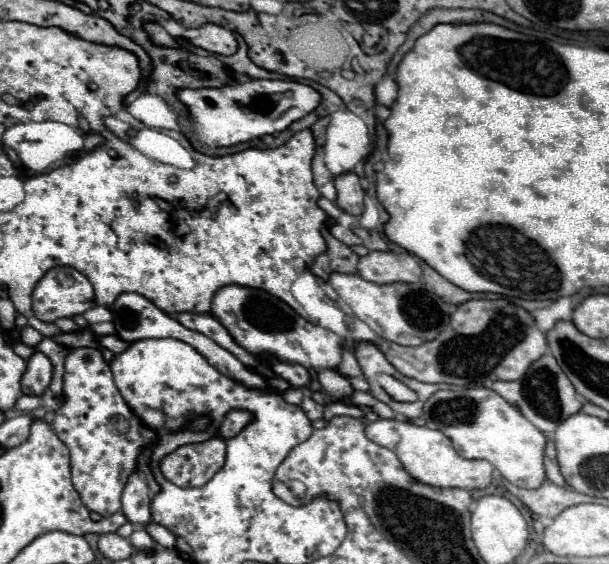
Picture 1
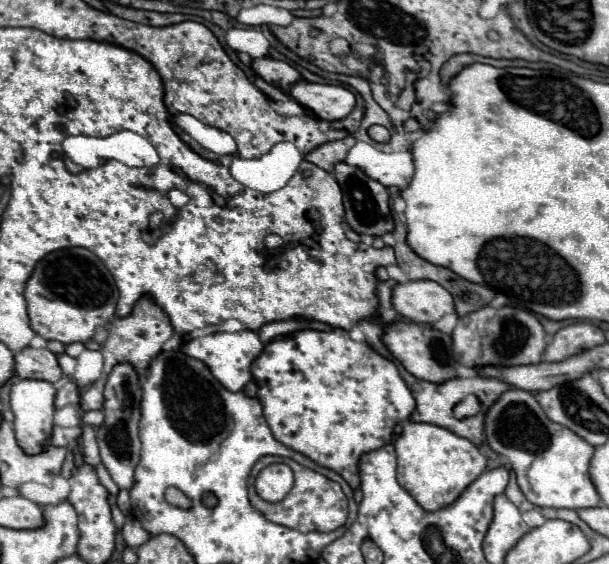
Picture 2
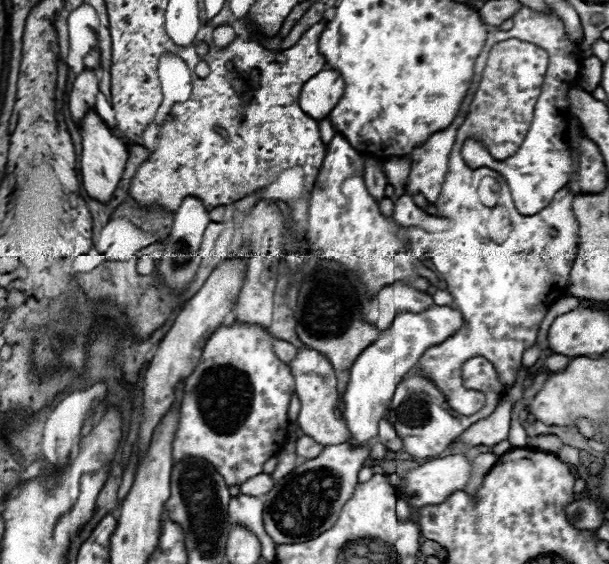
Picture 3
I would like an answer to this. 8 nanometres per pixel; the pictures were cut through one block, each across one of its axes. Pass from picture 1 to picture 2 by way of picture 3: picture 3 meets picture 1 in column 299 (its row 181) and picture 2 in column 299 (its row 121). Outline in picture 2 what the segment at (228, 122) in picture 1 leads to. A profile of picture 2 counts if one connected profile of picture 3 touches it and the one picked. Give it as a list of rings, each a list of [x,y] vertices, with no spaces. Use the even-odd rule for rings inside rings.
[[[300,80],[290,88],[290,96],[320,120],[346,118],[356,106],[354,94],[348,88],[334,84],[312,84]]]

